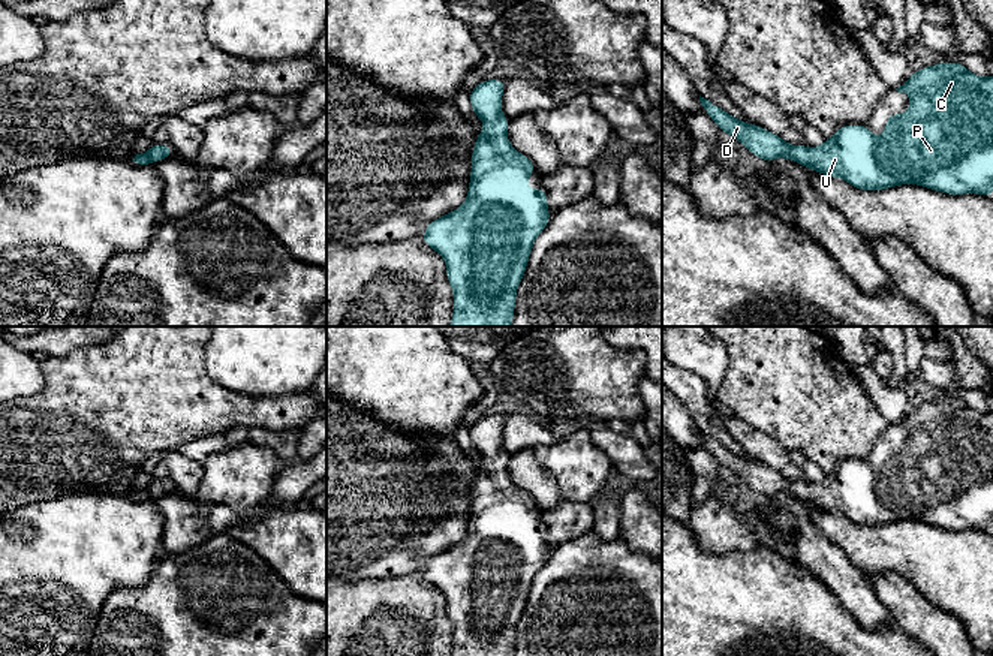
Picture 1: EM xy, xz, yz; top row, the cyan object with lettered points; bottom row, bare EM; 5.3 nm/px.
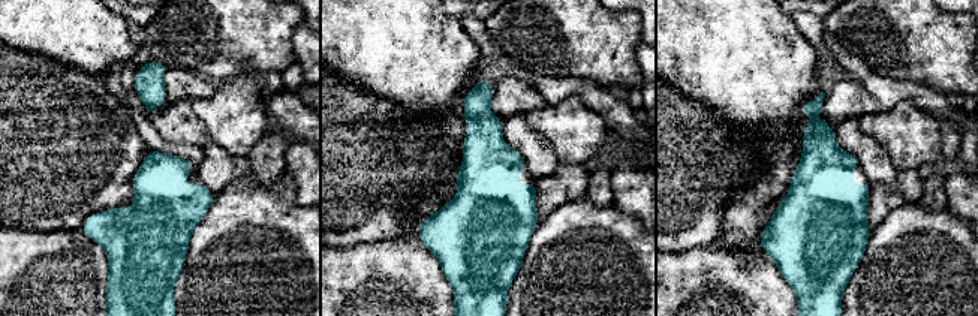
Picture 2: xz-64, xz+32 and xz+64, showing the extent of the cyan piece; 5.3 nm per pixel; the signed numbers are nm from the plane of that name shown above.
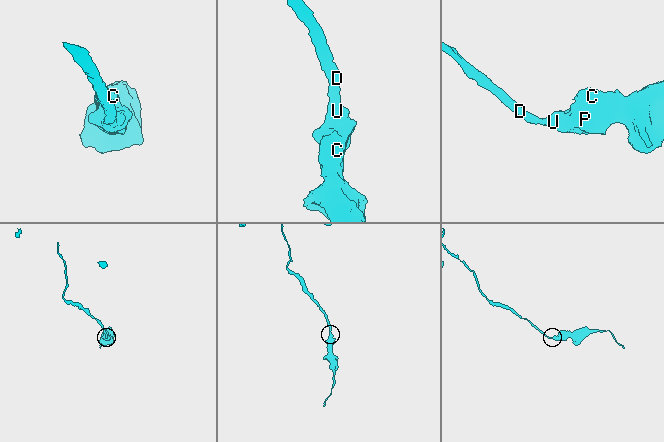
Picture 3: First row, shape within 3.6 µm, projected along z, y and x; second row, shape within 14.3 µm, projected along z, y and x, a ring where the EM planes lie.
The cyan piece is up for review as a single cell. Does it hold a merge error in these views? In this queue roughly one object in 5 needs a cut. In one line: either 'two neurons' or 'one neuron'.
one neuron

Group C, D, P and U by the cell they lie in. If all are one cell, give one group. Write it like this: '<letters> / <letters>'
C D P U

